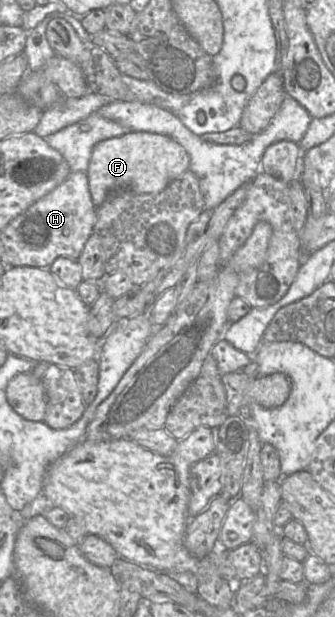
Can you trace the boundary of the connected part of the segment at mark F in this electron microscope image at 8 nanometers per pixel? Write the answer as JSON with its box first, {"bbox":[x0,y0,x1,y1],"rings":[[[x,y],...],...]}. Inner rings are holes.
{"bbox":[86,131,189,208],"rings":[[[129,131],[96,144],[86,173],[92,201],[98,208],[108,194],[118,188],[128,188],[140,194],[157,194],[189,170],[189,166],[188,153],[170,137]]]}

